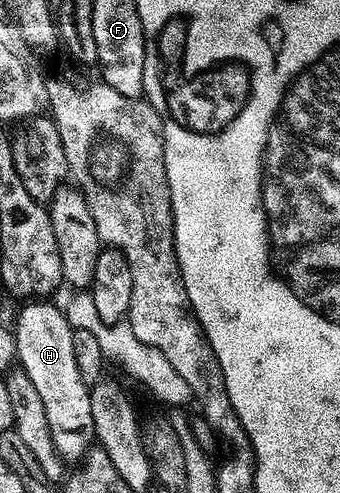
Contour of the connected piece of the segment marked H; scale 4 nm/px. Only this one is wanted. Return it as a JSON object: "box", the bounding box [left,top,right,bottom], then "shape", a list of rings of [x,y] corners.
{"box":[16,300,94,460],"shape":[[[32,300],[29,306],[21,305],[17,316],[16,356],[18,364],[30,376],[34,388],[42,395],[46,408],[46,420],[50,420],[50,436],[54,436],[54,448],[64,460],[83,459],[93,445],[94,415],[90,412],[89,386],[78,376],[78,364],[74,361],[73,328],[65,311],[51,306],[48,300]]]}

